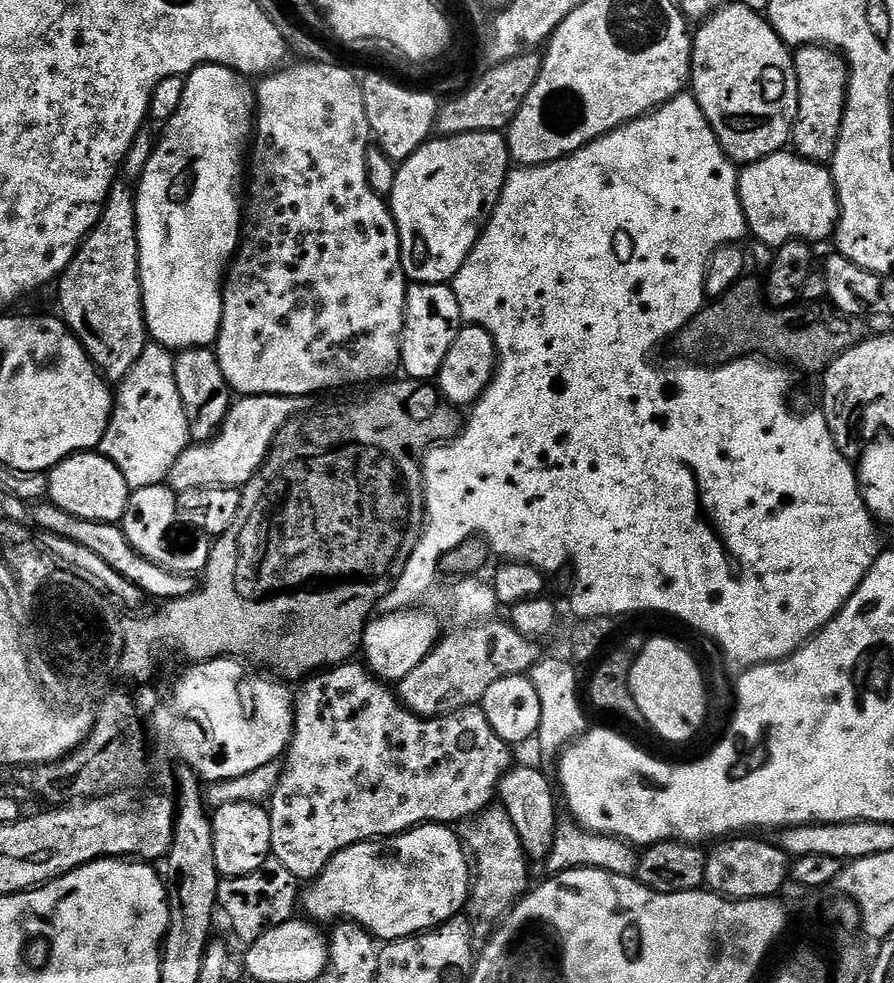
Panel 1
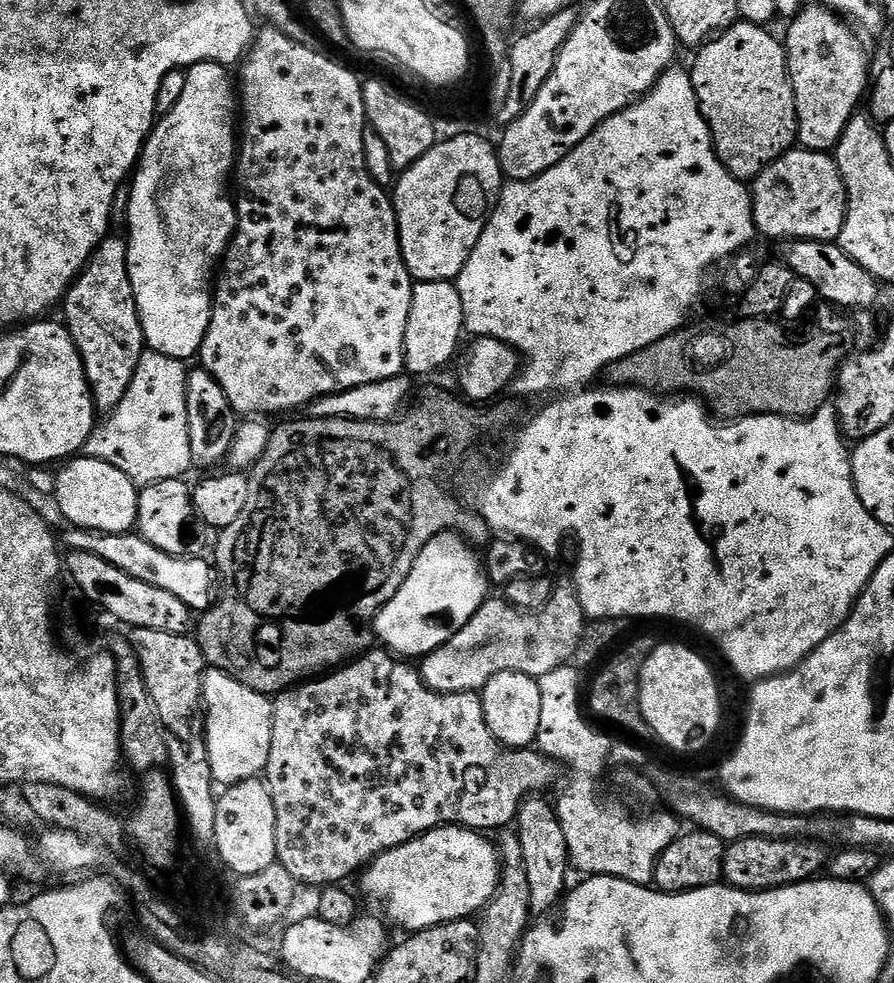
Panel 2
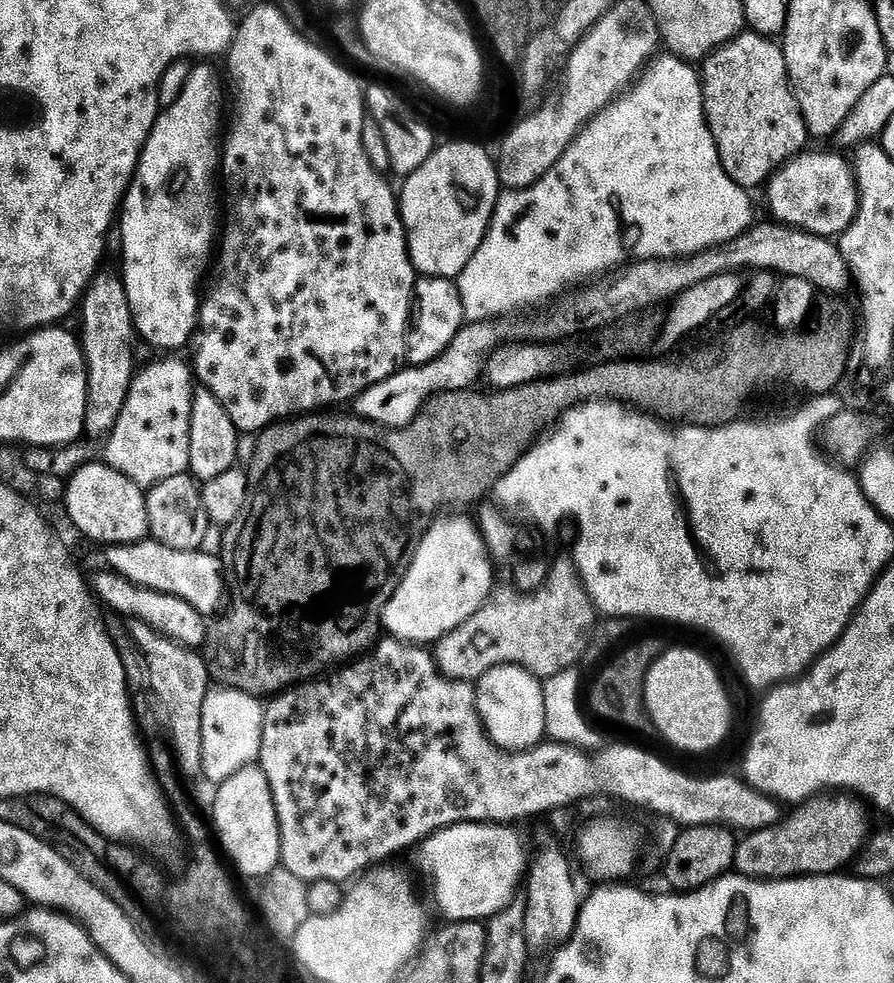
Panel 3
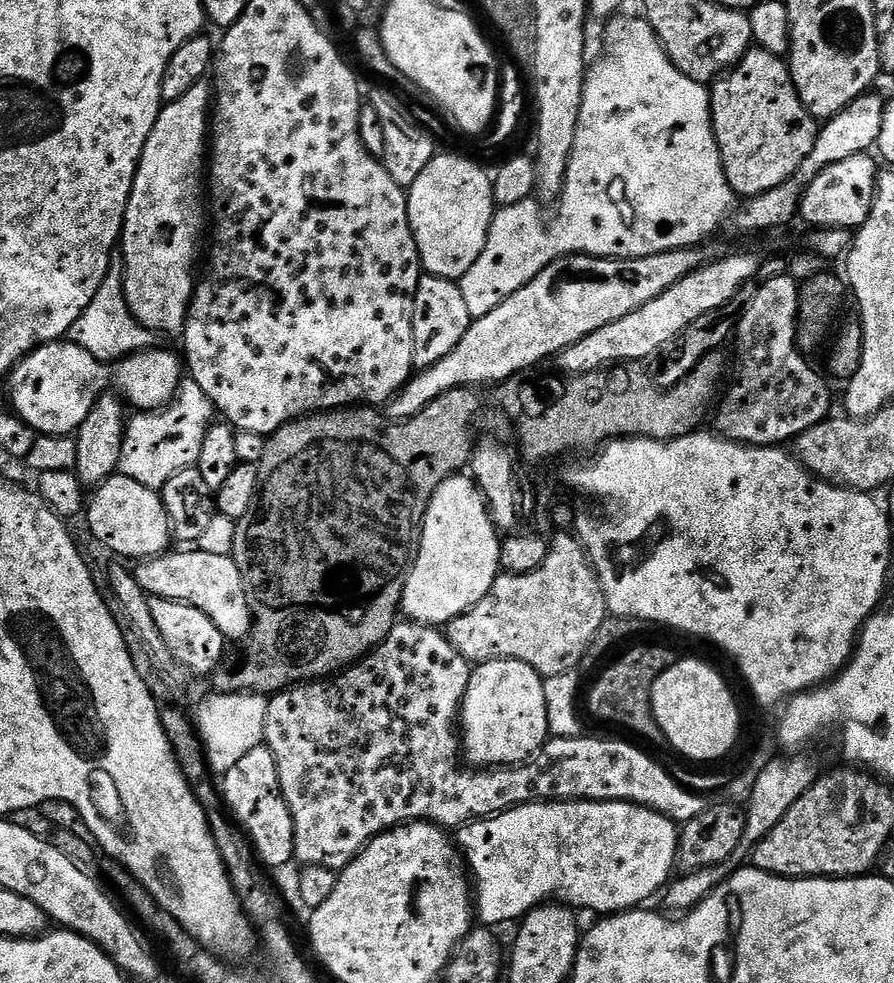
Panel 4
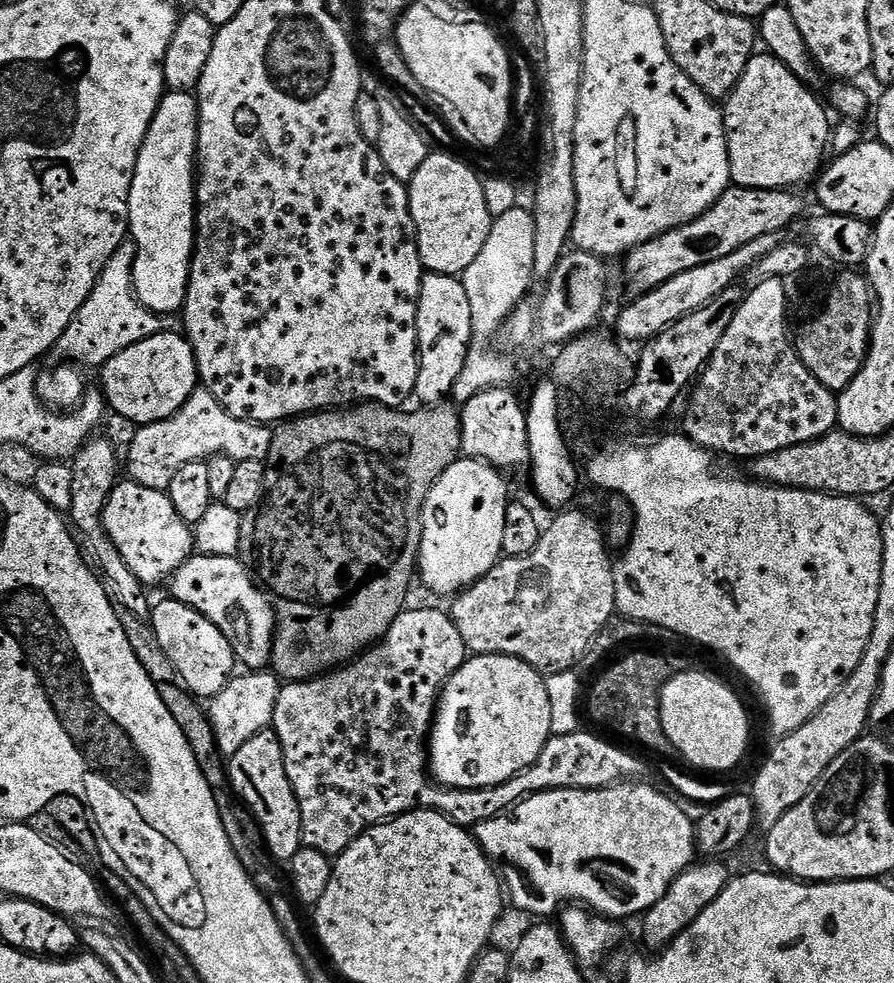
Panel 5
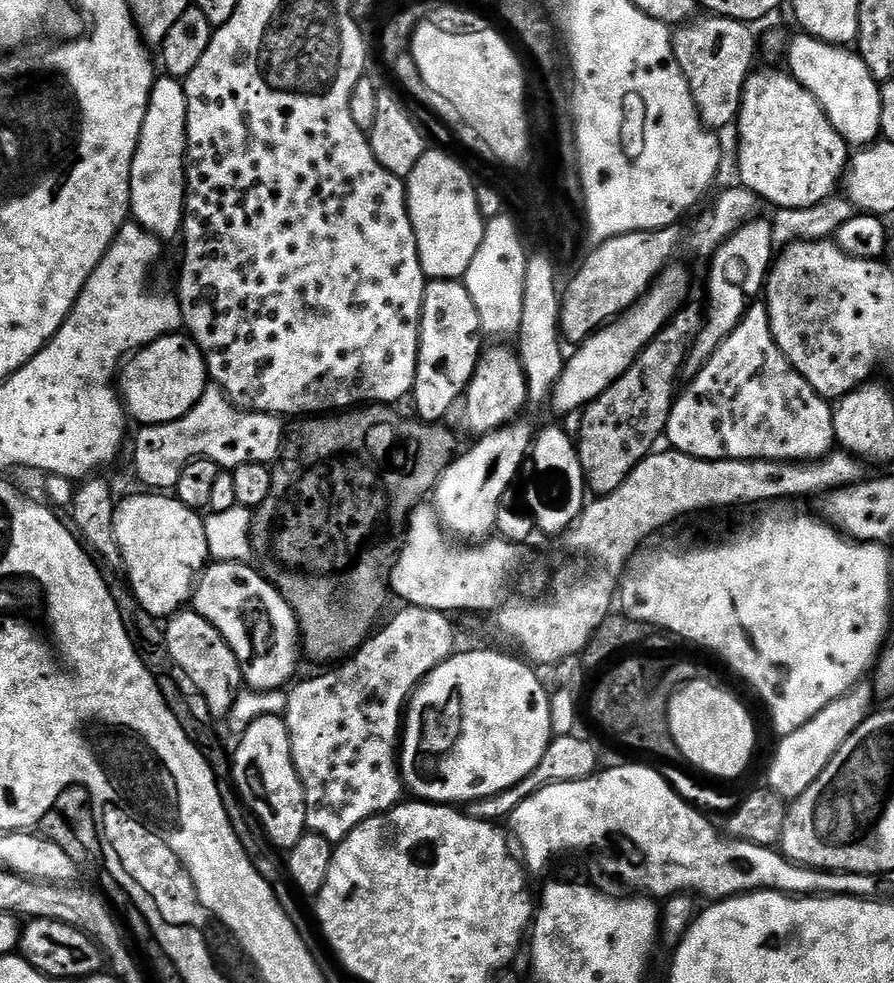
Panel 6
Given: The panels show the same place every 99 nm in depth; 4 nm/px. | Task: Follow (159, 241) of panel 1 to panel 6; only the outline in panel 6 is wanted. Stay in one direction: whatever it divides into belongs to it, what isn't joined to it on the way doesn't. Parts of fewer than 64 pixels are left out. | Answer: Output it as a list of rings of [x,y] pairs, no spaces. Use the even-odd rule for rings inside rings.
[[[157,75],[152,84],[146,118],[142,122],[130,170],[130,212],[135,223],[150,230],[164,242],[174,239],[175,236],[177,239],[184,227],[184,158],[188,150],[187,125],[188,107],[183,83],[174,76]]]

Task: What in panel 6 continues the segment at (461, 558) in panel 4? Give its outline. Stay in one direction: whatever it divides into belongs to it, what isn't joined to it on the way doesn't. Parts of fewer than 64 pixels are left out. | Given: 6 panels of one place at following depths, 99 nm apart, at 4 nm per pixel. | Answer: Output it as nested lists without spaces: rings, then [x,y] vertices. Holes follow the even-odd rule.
[[[517,418],[505,428],[499,428],[496,432],[489,432],[487,436],[479,437],[469,452],[461,451],[448,465],[448,469],[440,475],[434,489],[434,507],[440,517],[441,524],[453,537],[464,542],[480,542],[493,535],[498,510],[501,504],[505,503],[508,487],[512,484],[512,479],[520,472],[520,467],[525,467],[532,451],[532,441],[534,439],[534,428],[524,421],[524,418]]]

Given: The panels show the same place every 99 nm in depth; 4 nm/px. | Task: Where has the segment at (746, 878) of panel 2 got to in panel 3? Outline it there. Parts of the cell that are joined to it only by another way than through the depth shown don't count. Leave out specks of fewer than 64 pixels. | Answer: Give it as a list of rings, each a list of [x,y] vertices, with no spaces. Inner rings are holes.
[[[821,794],[814,796],[812,799],[804,801],[803,804],[793,807],[791,811],[789,811],[792,813],[790,813],[789,816],[787,813],[787,815],[781,818],[774,826],[770,826],[766,830],[747,833],[736,846],[735,871],[739,873],[739,875],[749,876],[751,880],[783,880],[785,878],[799,878],[801,876],[831,876],[839,873],[841,870],[847,869],[849,865],[853,863],[861,852],[861,849],[864,848],[865,844],[867,844],[870,839],[867,811],[869,812],[869,809],[866,807],[865,801],[852,794]]]

